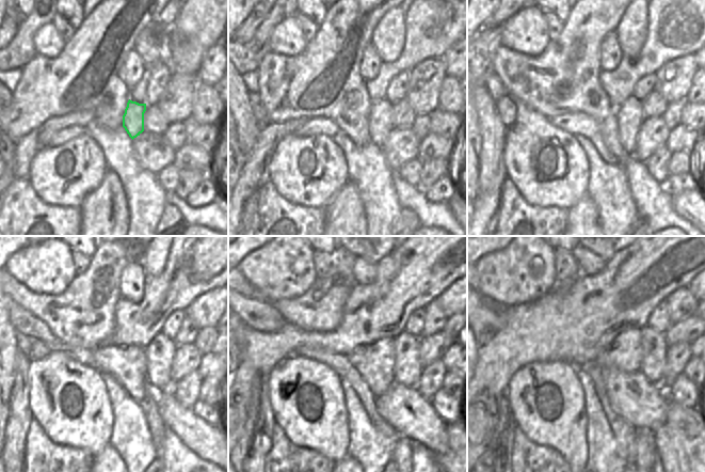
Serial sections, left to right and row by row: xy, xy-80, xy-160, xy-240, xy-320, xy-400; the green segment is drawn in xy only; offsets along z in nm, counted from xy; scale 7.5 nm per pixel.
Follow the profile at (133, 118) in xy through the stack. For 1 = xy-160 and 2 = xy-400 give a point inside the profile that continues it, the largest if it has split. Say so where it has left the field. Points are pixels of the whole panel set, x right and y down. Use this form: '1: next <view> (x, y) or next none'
1: next xy-160 (629, 115)
2: next xy-400 (654, 344)

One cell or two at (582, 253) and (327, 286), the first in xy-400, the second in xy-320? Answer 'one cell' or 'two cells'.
two cells

